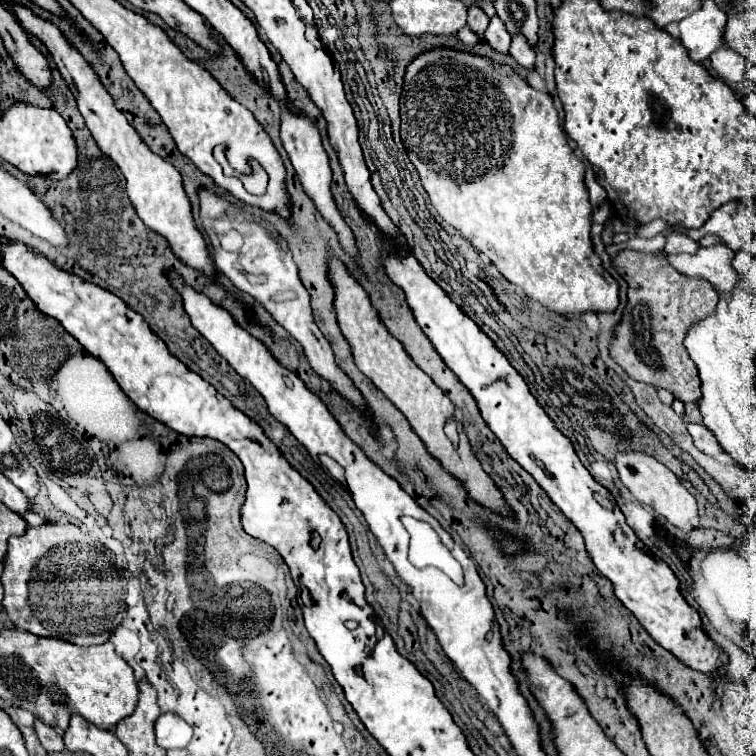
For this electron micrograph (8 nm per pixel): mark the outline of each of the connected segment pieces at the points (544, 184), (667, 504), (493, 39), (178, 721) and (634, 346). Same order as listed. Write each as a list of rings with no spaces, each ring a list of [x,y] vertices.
[[[449,46],[443,48],[431,48],[415,56],[403,78],[403,92],[401,92],[401,140],[407,148],[409,160],[419,172],[419,178],[423,182],[425,192],[429,194],[429,200],[433,208],[439,212],[439,216],[451,224],[455,230],[459,230],[481,254],[485,254],[497,268],[499,272],[513,284],[521,286],[527,296],[533,300],[541,302],[545,308],[557,312],[557,314],[581,314],[587,310],[593,312],[613,312],[619,304],[619,286],[613,276],[609,276],[603,266],[599,256],[593,252],[591,244],[591,222],[589,222],[589,212],[593,212],[593,206],[589,206],[589,194],[583,184],[583,174],[585,166],[581,158],[575,156],[573,148],[567,142],[565,132],[561,130],[561,120],[557,114],[557,108],[553,104],[553,96],[549,96],[543,90],[535,90],[529,86],[509,64],[499,64],[493,62],[487,56],[477,56],[471,52],[461,52]]]
[[[639,450],[617,452],[613,464],[615,464],[617,472],[619,472],[621,482],[631,490],[631,494],[641,504],[651,506],[657,514],[665,516],[671,524],[675,524],[677,528],[681,528],[685,532],[691,532],[695,526],[699,526],[695,498],[687,492],[687,488],[683,488],[683,484],[679,482],[679,478],[665,464],[661,464],[653,456],[649,456],[645,452],[639,452]]]
[[[493,16],[489,22],[489,28],[485,30],[485,40],[497,50],[497,52],[507,52],[511,36],[499,16]]]
[[[161,714],[155,722],[157,744],[165,750],[169,748],[187,748],[193,738],[193,728],[175,714]]]
[[[621,250],[613,258],[613,268],[619,274],[623,274],[629,288],[627,288],[625,312],[621,316],[621,322],[613,328],[615,336],[613,336],[613,342],[609,344],[611,358],[629,374],[629,378],[653,384],[657,388],[665,388],[681,402],[693,402],[693,400],[701,398],[699,370],[695,368],[693,360],[689,358],[689,354],[683,346],[683,340],[695,322],[699,322],[715,312],[715,306],[719,302],[719,294],[713,290],[713,286],[709,282],[687,278],[681,272],[677,272],[665,258],[655,258],[645,252]]]

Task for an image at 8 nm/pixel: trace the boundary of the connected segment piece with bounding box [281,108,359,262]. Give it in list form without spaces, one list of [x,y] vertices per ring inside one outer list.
[[[285,108],[281,110],[281,142],[289,154],[289,160],[301,180],[301,186],[305,190],[305,194],[315,202],[317,210],[321,212],[321,216],[327,220],[327,224],[337,232],[339,236],[339,244],[341,248],[345,250],[345,254],[351,258],[351,260],[359,260],[359,248],[355,244],[355,234],[351,232],[351,228],[347,226],[343,214],[339,212],[339,206],[331,194],[331,166],[329,166],[329,158],[327,158],[327,152],[321,144],[321,138],[319,138],[319,132],[315,128],[315,124],[311,120],[307,120],[307,116],[299,114],[291,114],[291,112],[285,112]]]

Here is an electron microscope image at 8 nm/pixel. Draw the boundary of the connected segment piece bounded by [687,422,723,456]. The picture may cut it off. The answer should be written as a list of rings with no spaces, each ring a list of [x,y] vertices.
[[[689,422],[687,428],[689,428],[689,434],[693,436],[695,446],[697,446],[701,452],[705,452],[705,454],[709,454],[709,456],[717,456],[717,454],[723,452],[723,448],[719,446],[719,442],[715,440],[715,436],[709,432],[709,428],[707,428],[705,424]]]

